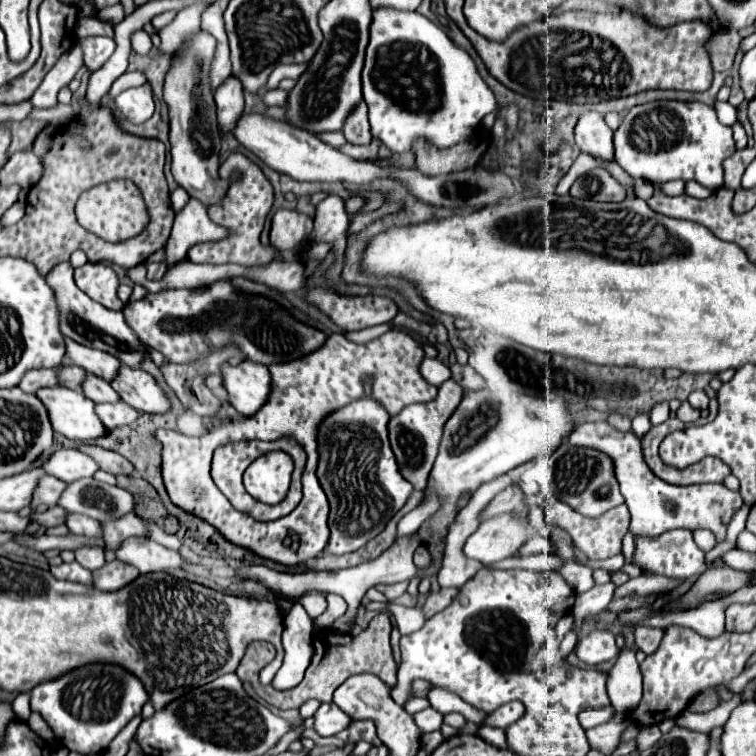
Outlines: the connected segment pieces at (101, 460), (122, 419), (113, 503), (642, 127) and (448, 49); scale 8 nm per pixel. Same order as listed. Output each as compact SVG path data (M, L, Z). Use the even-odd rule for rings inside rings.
M79 445L77 449L85 455L89 455L99 465L99 469L103 469L111 475L133 475L135 473L133 465L129 465L129 461L125 461L125 457L121 457L119 453L113 453L109 449L97 447L97 445Z
M123 401L99 403L95 405L95 413L107 429L115 429L117 425L129 425L129 421L135 421L139 417L139 413Z
M83 477L67 483L57 505L69 513L81 513L97 521L111 521L133 511L133 497L125 489Z
M653 101L633 107L617 129L617 163L633 177L653 185L675 179L697 181L717 191L723 187L721 163L735 153L731 127L719 123L713 107L705 103Z
M373 9L371 37L361 73L363 99L369 105L369 123L373 137L381 139L393 153L411 153L417 137L429 139L435 147L445 149L457 145L475 133L475 127L487 113L493 113L497 103L491 89L485 85L473 59L459 49L441 27L417 11Z

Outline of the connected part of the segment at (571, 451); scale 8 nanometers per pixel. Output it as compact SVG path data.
M565 443L551 455L551 459L555 461L553 491L561 501L571 505L577 513L581 513L585 517L597 517L623 503L623 497L619 493L619 483L615 479L613 459L609 455L605 455L597 449L573 447L573 445Z

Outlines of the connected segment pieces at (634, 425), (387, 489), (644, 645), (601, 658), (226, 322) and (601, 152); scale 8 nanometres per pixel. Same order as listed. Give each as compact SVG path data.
M641 415L641 417L635 417L633 421L631 421L631 431L639 437L639 439L643 439L645 437L645 433L651 429L651 423L649 423L649 415Z
M361 399L329 415L319 427L317 479L329 499L329 541L325 553L345 555L373 539L403 507L413 485L399 473L387 439L387 413L373 399Z
M653 627L635 629L635 643L645 655L651 655L653 651L657 651L661 639L663 639L663 629L653 629Z
M607 629L591 631L587 637L579 639L575 645L575 655L587 665L599 665L611 661L619 653L615 645L615 635Z
M219 281L203 289L163 289L159 293L147 293L143 299L125 305L127 323L137 337L161 351L169 361L185 363L201 353L209 353L213 345L235 343L245 359L271 365L285 363L309 355L319 349L327 335L295 321L277 303L263 297L245 297L231 287L231 281Z
M587 111L575 127L575 143L581 153L589 153L599 161L613 161L613 131L603 117L595 111Z

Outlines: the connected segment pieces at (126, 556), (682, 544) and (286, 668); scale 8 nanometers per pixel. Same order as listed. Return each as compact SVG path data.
M127 539L117 547L115 557L135 565L141 573L147 571L167 571L175 567L183 567L183 559L177 551L171 551L149 539Z
M675 529L657 537L657 541L637 541L633 563L665 575L691 579L707 571L705 553L695 545L693 533L685 529Z
M293 603L291 611L285 617L283 665L271 683L275 689L291 689L301 683L303 673L313 657L311 631L313 631L313 621L309 619L307 611L303 609L301 603Z

